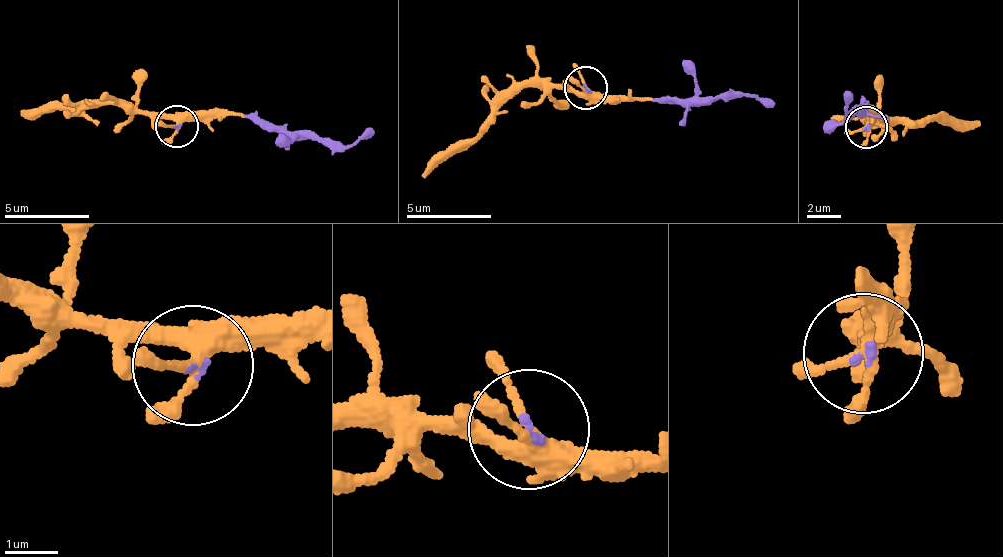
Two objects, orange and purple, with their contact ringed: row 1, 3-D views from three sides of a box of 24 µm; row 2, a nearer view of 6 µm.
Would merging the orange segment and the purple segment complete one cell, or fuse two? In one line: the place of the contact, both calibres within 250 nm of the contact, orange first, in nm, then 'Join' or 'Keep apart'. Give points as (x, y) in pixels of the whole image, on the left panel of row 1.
Place: (176, 126). Thickness 320 nm (orange) against 90 nm. Join

